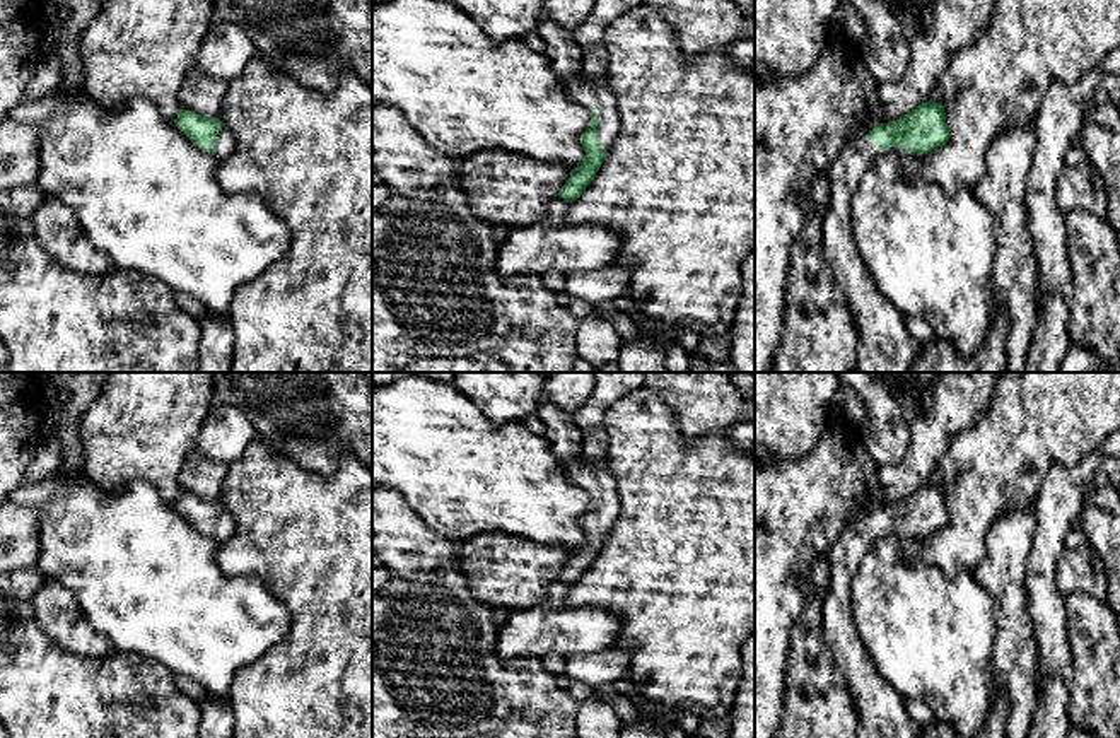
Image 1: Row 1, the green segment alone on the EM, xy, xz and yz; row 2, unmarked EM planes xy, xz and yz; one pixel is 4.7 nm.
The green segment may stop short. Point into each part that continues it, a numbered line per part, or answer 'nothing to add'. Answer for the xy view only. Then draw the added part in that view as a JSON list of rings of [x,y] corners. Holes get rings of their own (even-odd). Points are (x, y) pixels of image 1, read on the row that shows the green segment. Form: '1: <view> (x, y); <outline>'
1: xy (226, 142); [[[222,126],[220,132],[217,133],[217,142],[215,142],[212,154],[219,161],[222,161],[232,154],[234,147],[236,147],[236,138],[234,138],[232,132],[229,128]]]

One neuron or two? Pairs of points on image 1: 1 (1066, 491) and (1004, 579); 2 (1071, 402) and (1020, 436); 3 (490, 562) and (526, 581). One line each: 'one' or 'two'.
1: two
2: one
3: one

